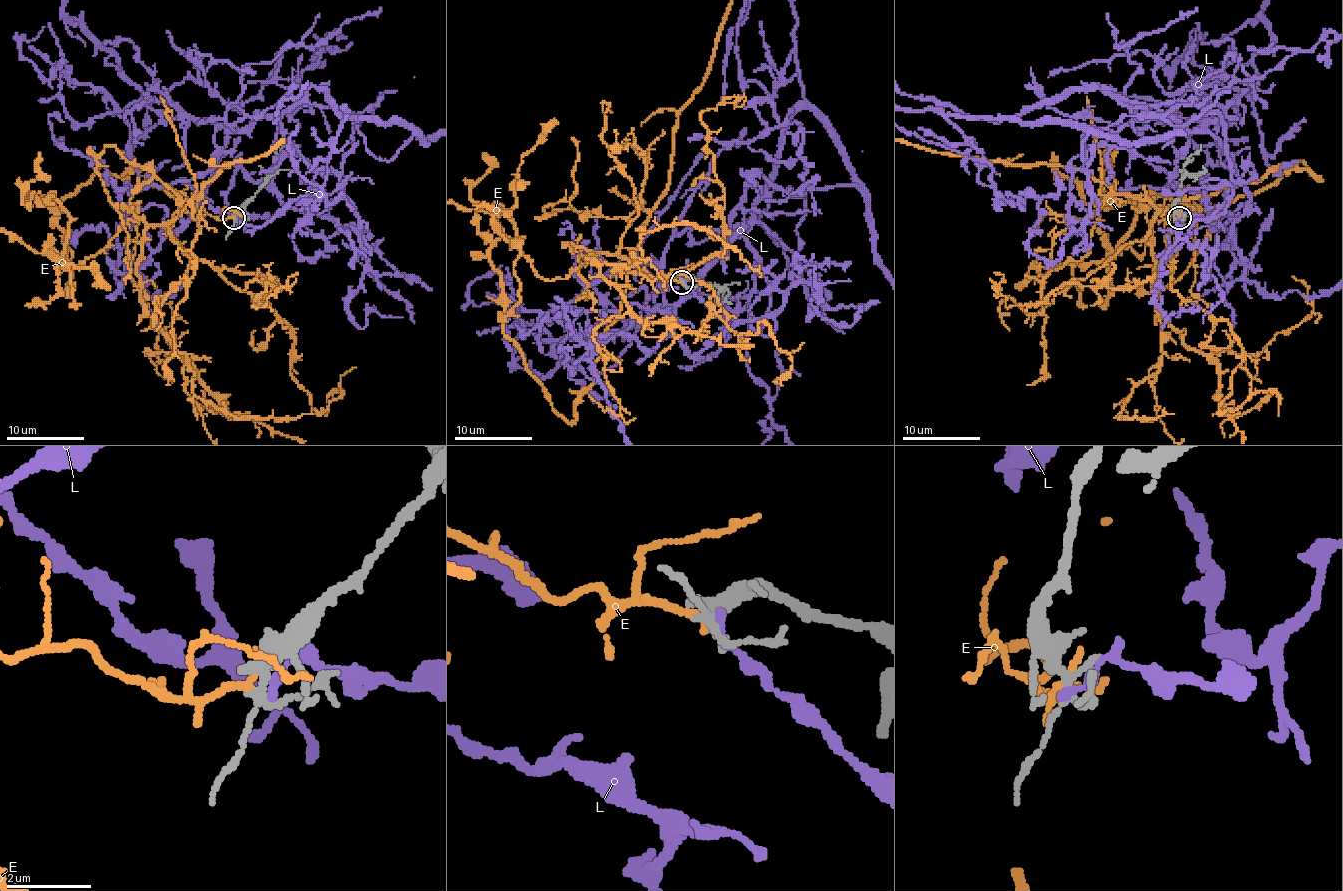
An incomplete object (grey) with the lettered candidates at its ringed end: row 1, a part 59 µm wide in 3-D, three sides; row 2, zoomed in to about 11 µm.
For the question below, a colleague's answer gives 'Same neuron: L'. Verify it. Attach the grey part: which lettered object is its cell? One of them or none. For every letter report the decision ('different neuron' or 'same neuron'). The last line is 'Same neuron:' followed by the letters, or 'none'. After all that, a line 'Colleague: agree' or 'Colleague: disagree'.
E: same neuron
L: different neuron
Same neuron: E
Colleague: disagree

